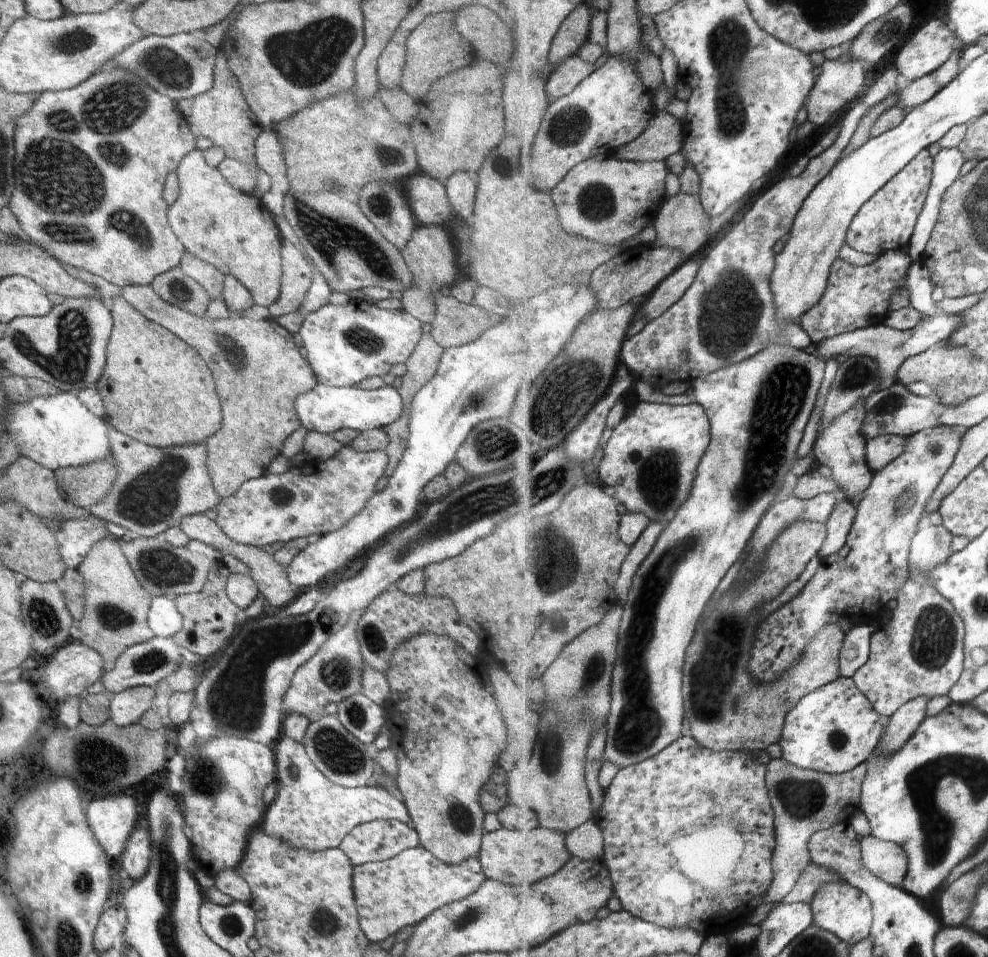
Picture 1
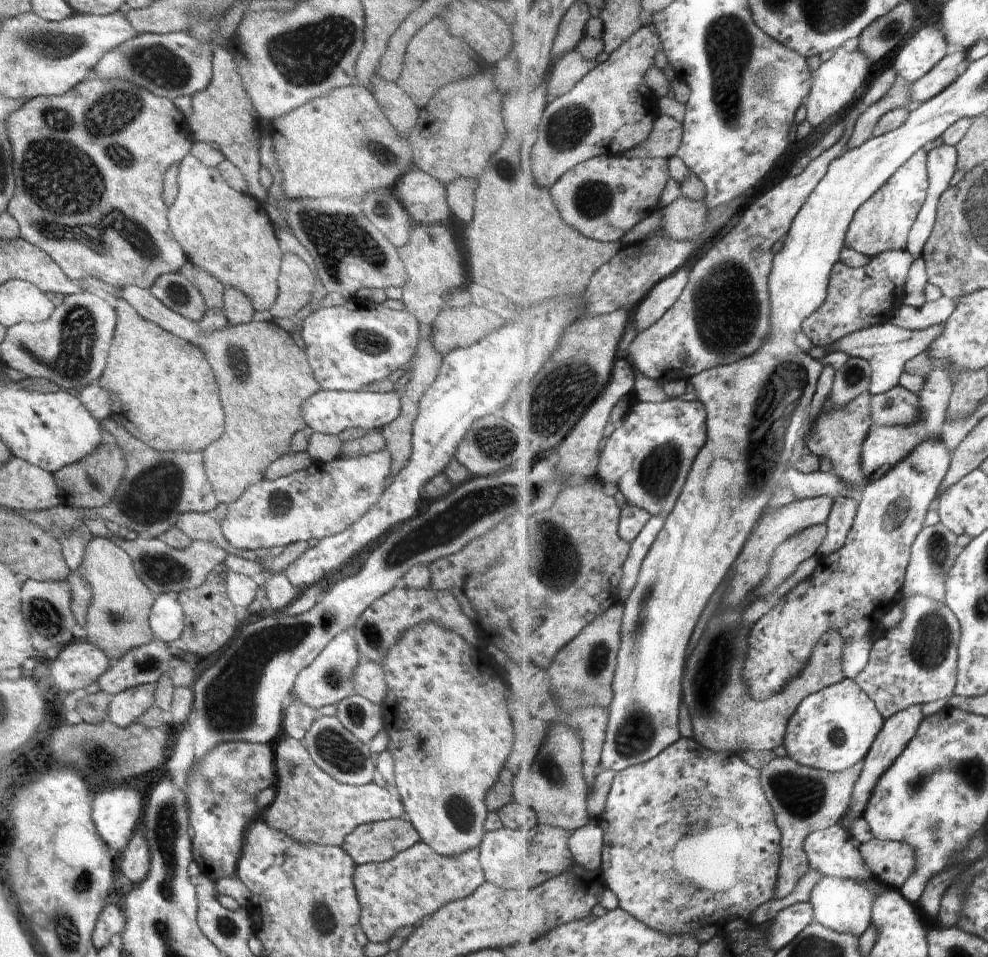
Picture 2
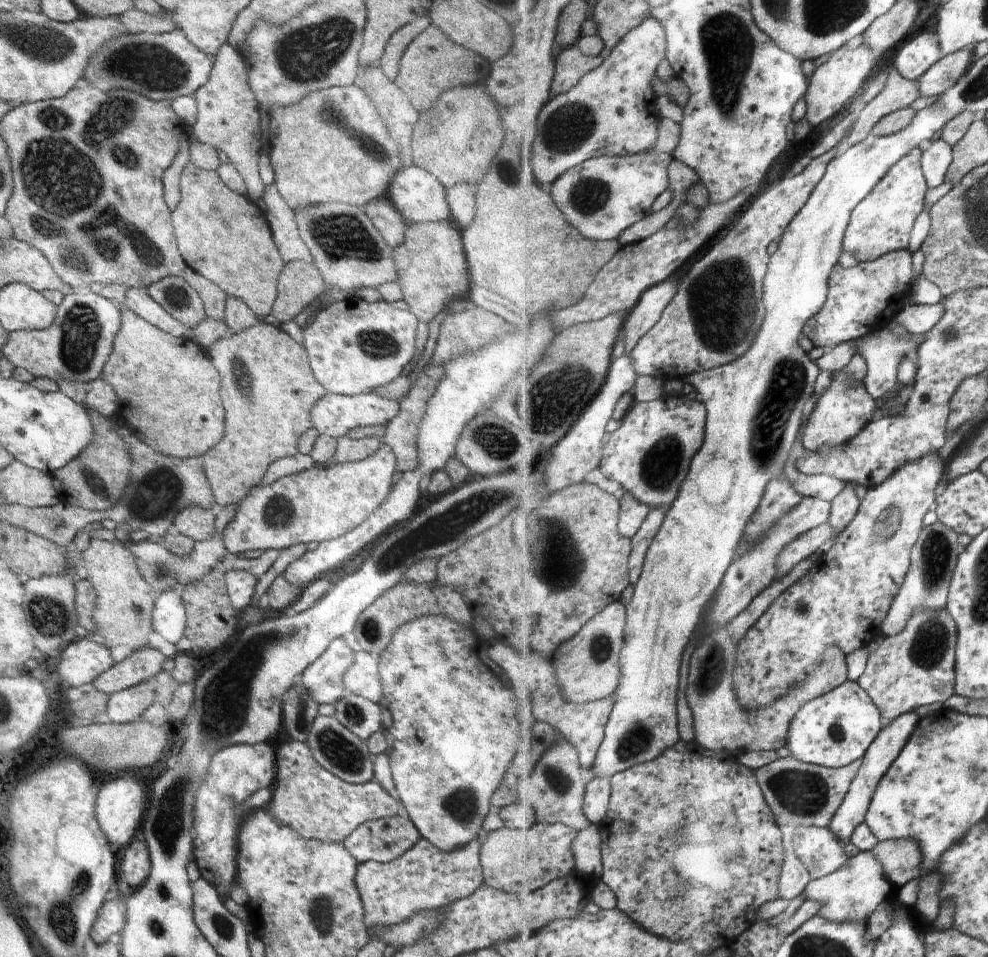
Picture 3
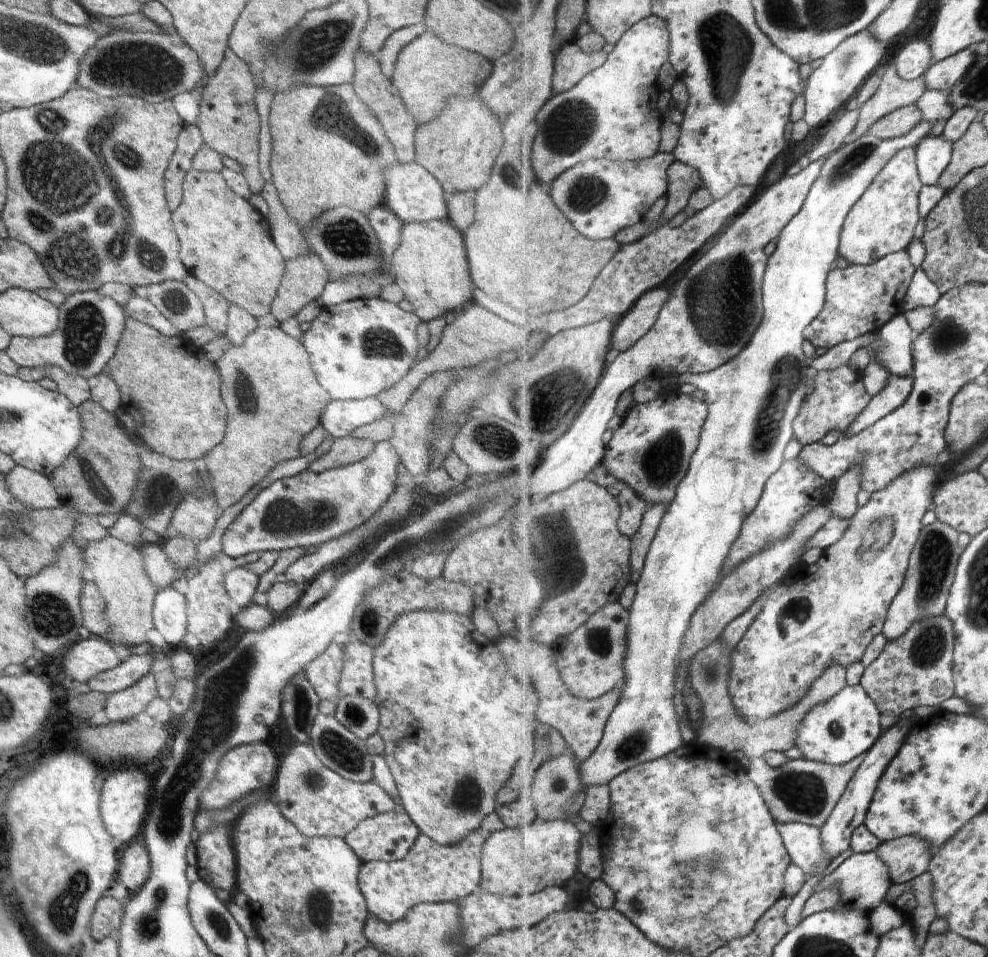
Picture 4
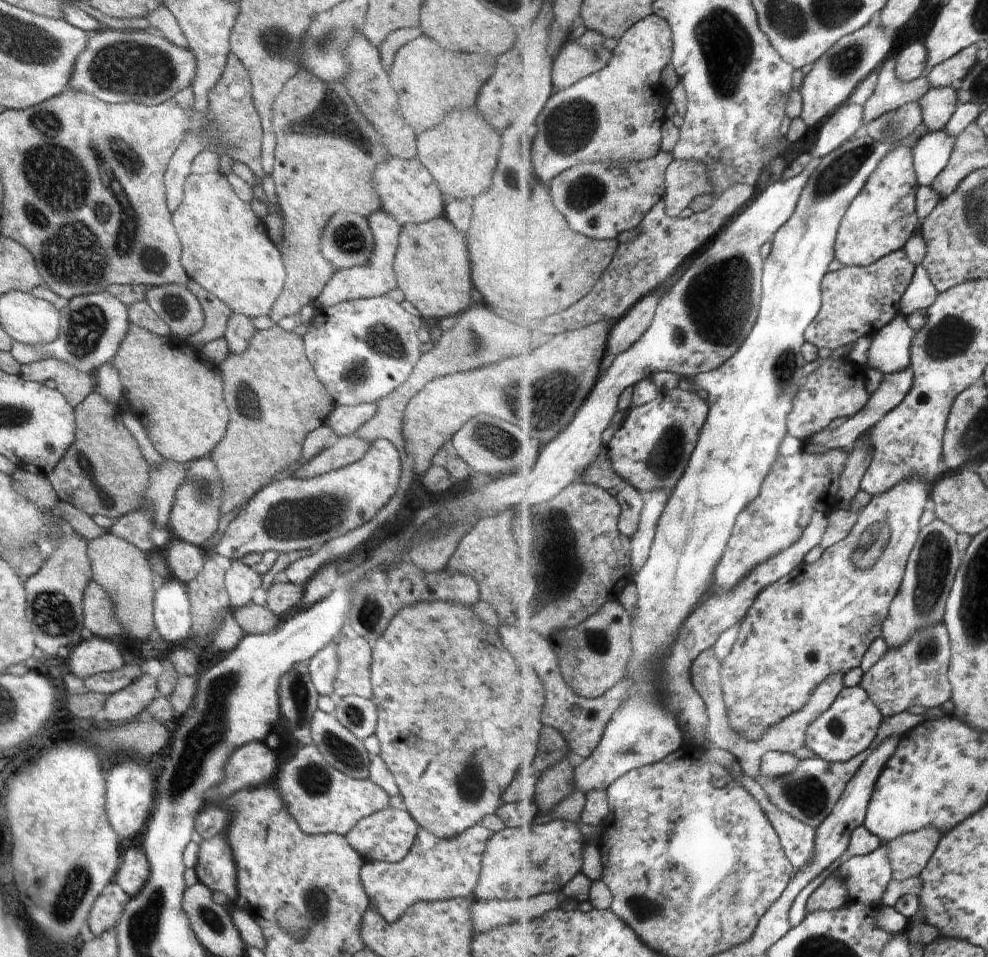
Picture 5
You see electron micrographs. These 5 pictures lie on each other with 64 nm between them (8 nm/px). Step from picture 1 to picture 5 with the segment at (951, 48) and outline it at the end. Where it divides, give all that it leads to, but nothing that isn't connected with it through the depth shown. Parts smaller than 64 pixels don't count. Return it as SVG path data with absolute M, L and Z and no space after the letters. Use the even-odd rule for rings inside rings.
M925 42L907 46L897 56L897 73L904 82L917 81L929 66L930 49Z

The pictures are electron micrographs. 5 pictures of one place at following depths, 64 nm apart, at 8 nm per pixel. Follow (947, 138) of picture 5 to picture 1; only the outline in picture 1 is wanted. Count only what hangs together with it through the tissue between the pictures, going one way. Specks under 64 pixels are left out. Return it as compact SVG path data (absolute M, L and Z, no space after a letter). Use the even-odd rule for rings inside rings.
M960 147L936 149L929 200L918 219L916 230L914 230L907 249L914 262L925 262L927 248L932 240L932 232L935 231L940 218L944 196L959 179L959 174L966 166L966 162L968 162L966 154Z

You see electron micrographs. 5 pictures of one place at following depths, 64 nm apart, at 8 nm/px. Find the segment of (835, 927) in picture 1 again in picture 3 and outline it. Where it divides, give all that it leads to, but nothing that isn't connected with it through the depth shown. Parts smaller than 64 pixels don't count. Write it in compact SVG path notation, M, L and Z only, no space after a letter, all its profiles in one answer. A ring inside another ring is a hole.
M872 851L859 852L838 872L813 879L805 892L807 899L824 902L820 916L830 918L834 922L850 922L850 920L869 922L874 912L894 895L895 886L884 872L882 862L876 858L876 854Z

